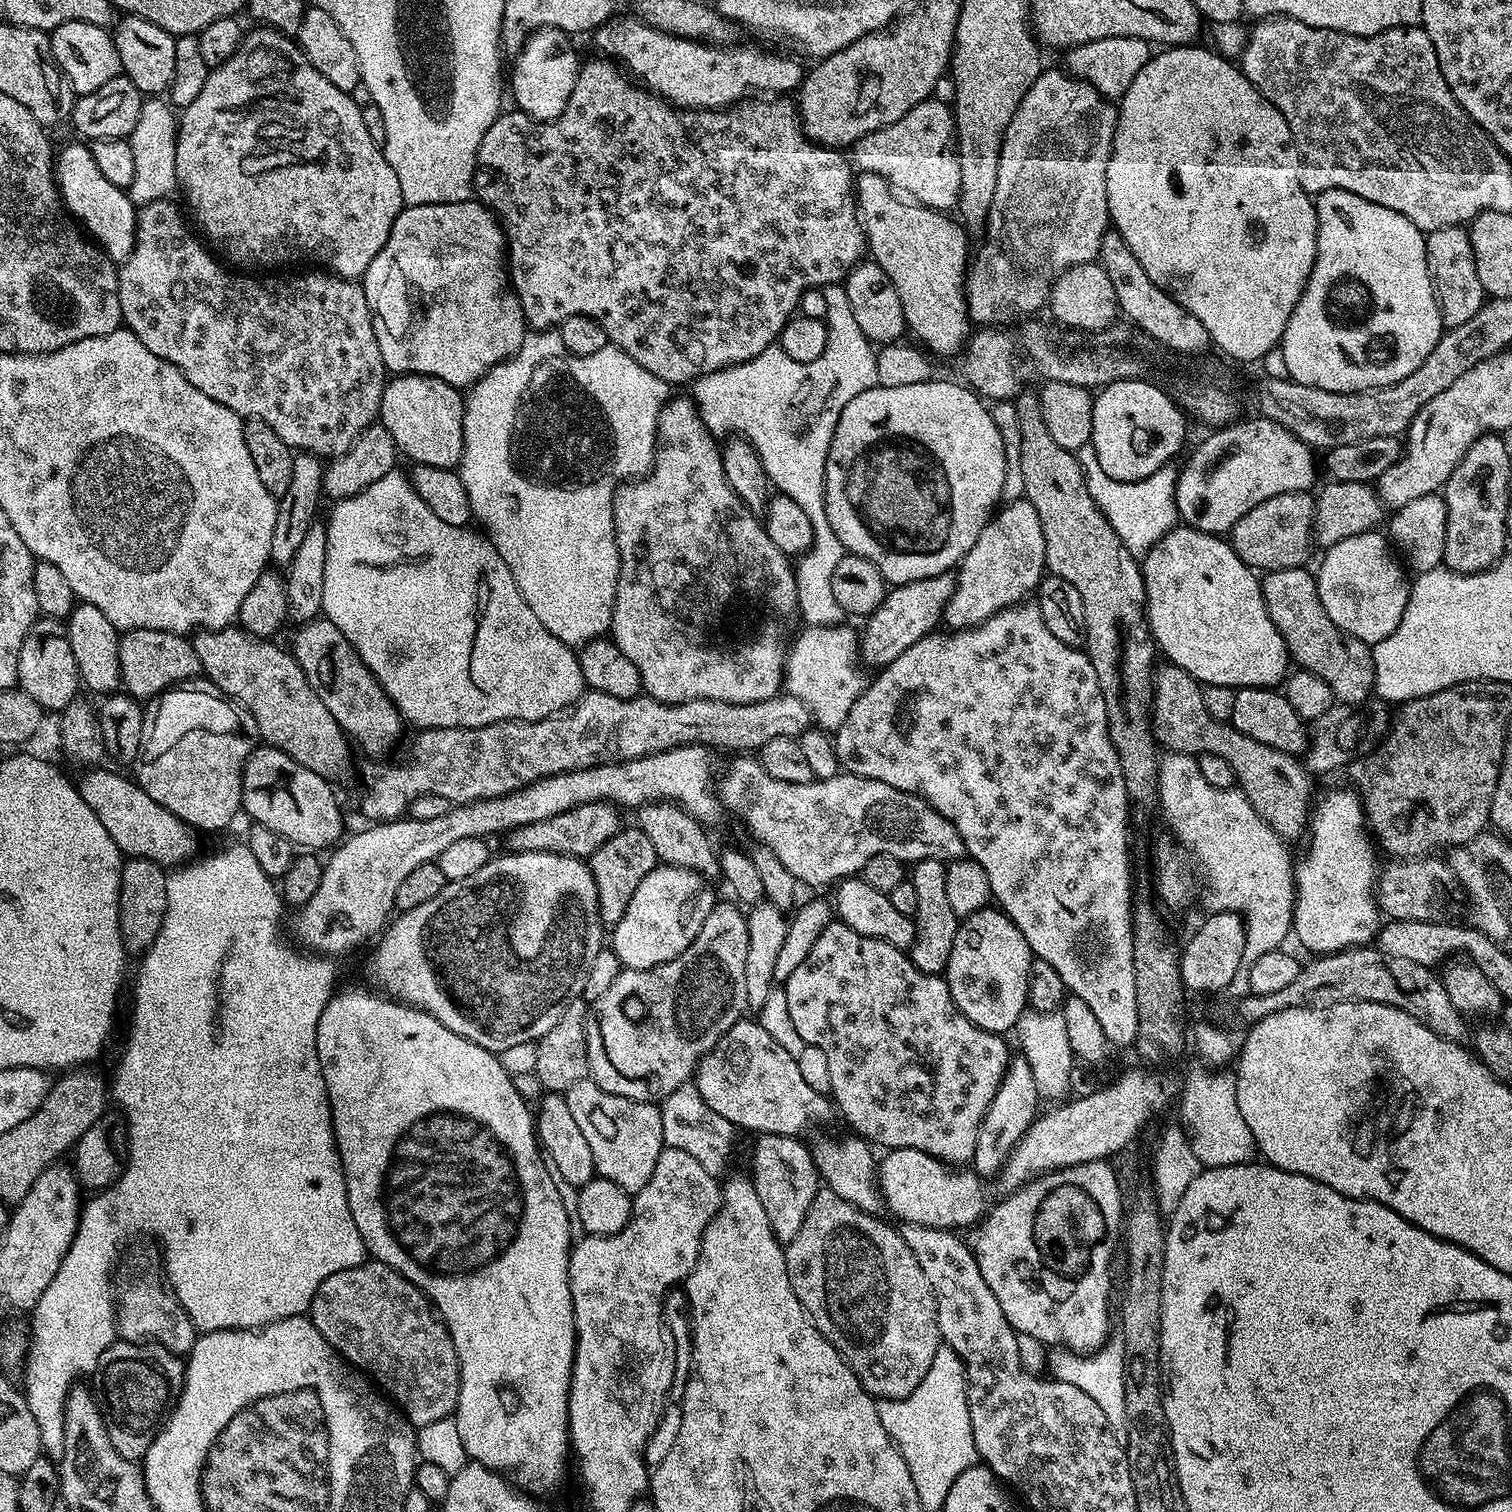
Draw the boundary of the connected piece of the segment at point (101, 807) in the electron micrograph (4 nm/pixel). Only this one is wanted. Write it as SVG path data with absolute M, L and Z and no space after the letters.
M108 766L87 769L81 776L84 777L78 780L78 787L82 802L90 806L94 814L98 814L98 822L106 826L106 834L114 838L117 849L125 857L141 856L165 866L179 866L197 855L197 829L191 828L182 818L170 814L170 810L158 806L150 794L140 789L135 779L128 777L127 780L111 772Z

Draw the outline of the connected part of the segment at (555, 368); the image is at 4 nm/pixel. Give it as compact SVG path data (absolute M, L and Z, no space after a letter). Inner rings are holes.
M536 330L525 335L515 356L503 364L493 366L482 379L467 389L464 396L464 449L458 471L462 486L466 486L466 498L470 498L470 510L477 521L484 523L483 531L498 550L498 554L502 554L502 562L510 566L510 574L514 574L514 582L518 582L518 590L522 590L522 598L526 598L526 606L534 610L538 622L542 622L542 626L546 626L546 630L550 630L554 638L566 645L589 644L591 640L601 639L612 627L612 611L620 569L612 503L616 497L616 489L621 484L643 478L652 469L652 460L656 456L656 423L669 399L668 392L669 384L650 374L650 370L638 366L638 362L634 362L634 358L630 358L630 354L626 354L621 348L609 346L598 350L598 354L573 356L566 350L559 335L548 330Z

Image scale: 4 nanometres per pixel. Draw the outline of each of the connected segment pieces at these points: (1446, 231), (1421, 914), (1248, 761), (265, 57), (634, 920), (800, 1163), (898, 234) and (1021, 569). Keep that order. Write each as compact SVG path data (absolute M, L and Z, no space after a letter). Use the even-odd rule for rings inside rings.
M1453 226L1427 233L1424 241L1426 246L1426 262L1432 275L1432 288L1436 291L1436 300L1440 303L1440 317L1444 319L1445 329L1462 326L1462 322L1470 322L1474 314L1483 306L1486 293L1482 281L1478 279L1478 266L1474 266L1474 250L1468 237L1468 229L1464 226Z
M1417 858L1403 862L1392 862L1388 869L1383 869L1378 880L1378 903L1381 913L1388 920L1413 920L1426 922L1439 921L1452 900L1452 891L1457 891L1456 873L1451 863L1444 864L1440 858Z
M1167 662L1161 663L1154 672L1152 689L1152 733L1161 749L1193 754L1218 754L1234 769L1239 791L1254 806L1254 810L1280 835L1285 842L1293 842L1305 835L1314 807L1312 796L1313 773L1297 757L1263 742L1246 738L1230 722L1210 718L1202 703L1202 685L1186 670Z
M260 26L255 30L257 32L247 33L240 49L226 63L209 71L206 86L202 86L198 98L194 98L194 102L190 102L190 106L179 113L174 166L176 183L182 192L184 188L184 196L188 199L187 211L190 216L192 211L191 219L194 224L196 219L197 224L195 227L200 227L208 235L207 243L217 253L225 252L236 264L284 264L291 256L308 255L332 275L341 276L344 280L359 281L370 262L374 262L374 258L382 250L382 246L386 246L398 214L406 207L402 198L402 186L398 186L398 174L394 174L394 166L390 166L385 158L381 145L370 138L366 122L362 122L362 107L355 104L351 92L338 90L338 86L330 82L330 78L319 72L291 35L273 32L267 26Z
M660 864L650 870L650 874L638 882L638 890L634 890L626 914L622 914L610 932L610 947L621 965L646 970L678 958L678 954L698 938L706 918L710 918L710 910L718 903L708 884L699 872L675 868L673 864Z
M760 1134L755 1137L756 1149L752 1152L752 1172L750 1171L750 1179L754 1187L758 1190L758 1199L762 1201L762 1206L766 1210L766 1218L770 1218L770 1230L774 1232L777 1240L781 1245L786 1246L792 1239L798 1234L798 1230L802 1230L802 1222L806 1222L806 1214L810 1210L810 1202L814 1202L818 1191L818 1175L815 1166L815 1162L812 1158L812 1154L809 1145L803 1144L803 1139L794 1136L783 1136L782 1134Z
M860 172L855 177L854 195L858 215L864 226L867 251L874 263L886 270L890 282L894 282L894 290L898 290L898 298L902 298L902 314L907 331L913 332L929 353L955 357L970 339L968 299L964 297L964 281L970 263L970 236L963 223L956 221L955 224L951 215L901 198L881 176L869 172Z
M1027 498L1023 500L1013 500L1011 502L1005 503L1003 507L1001 507L999 511L993 515L992 519L989 520L987 526L982 530L982 534L978 534L978 538L974 542L974 546L971 548L971 550L968 551L967 554L965 554L963 560L960 561L958 565L958 573L955 575L956 589L954 590L954 594L950 598L950 602L944 611L943 623L945 625L949 624L949 629L952 630L959 630L961 628L975 628L976 625L980 624L983 620L988 620L994 614L998 614L1003 608L1013 608L1013 606L1016 604L1027 601L1029 597L1031 597L1028 595L1030 595L1031 592L1033 595L1033 593L1039 589L1040 582L1044 579L1045 575L1046 537L1042 534L1042 522L1038 518L1038 510L1034 510L1034 506L1031 504L1031 502L1028 501Z

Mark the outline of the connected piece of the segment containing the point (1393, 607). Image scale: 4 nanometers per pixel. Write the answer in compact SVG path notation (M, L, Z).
M1373 530L1338 541L1335 546L1323 553L1325 556L1320 564L1320 572L1315 573L1318 594L1322 598L1322 606L1326 606L1326 614L1346 634L1358 638L1369 646L1382 642L1382 638L1398 630L1398 622L1402 622L1402 610L1406 610L1410 587L1409 577L1404 577L1405 569L1397 553L1393 551L1385 537L1384 541L1379 536L1380 534L1379 531Z

